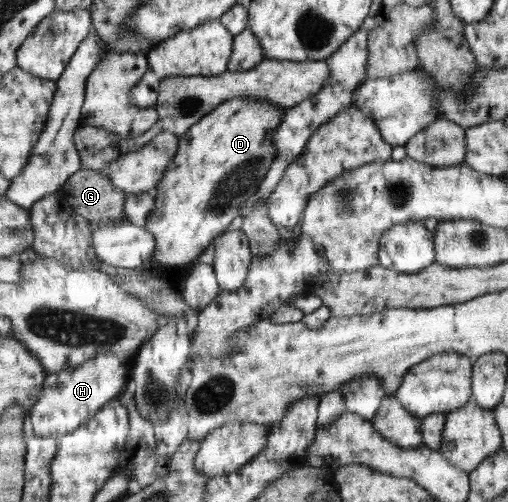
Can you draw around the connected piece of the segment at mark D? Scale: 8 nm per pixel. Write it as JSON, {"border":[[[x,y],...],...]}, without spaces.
{"border":[[[242,96],[241,98],[227,99],[226,102],[215,107],[210,113],[200,118],[194,126],[180,137],[175,158],[163,175],[154,193],[154,208],[146,216],[144,227],[155,239],[155,253],[152,254],[150,269],[156,269],[156,275],[162,278],[173,271],[174,266],[184,266],[194,263],[198,255],[214,241],[220,233],[226,231],[228,223],[238,216],[238,207],[246,197],[250,197],[264,173],[271,168],[274,147],[272,135],[275,127],[283,117],[281,109],[266,100],[257,100]]]}

